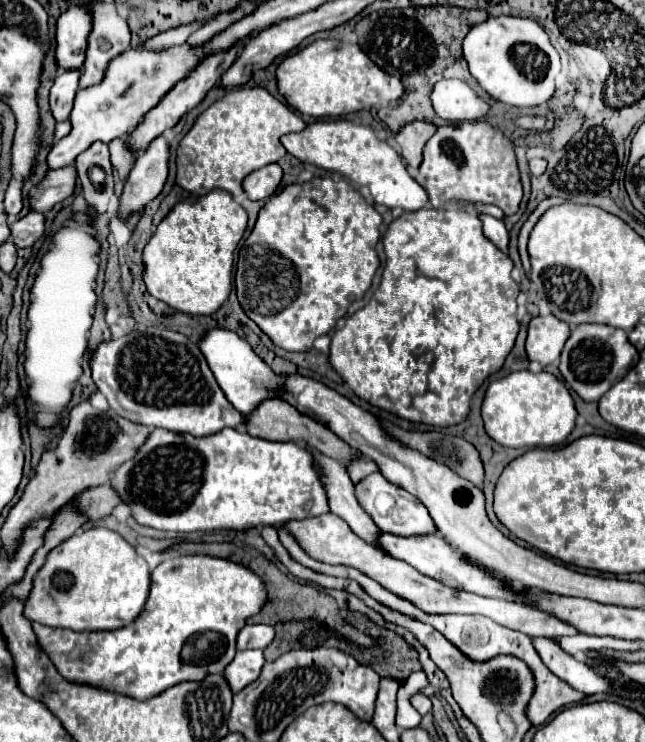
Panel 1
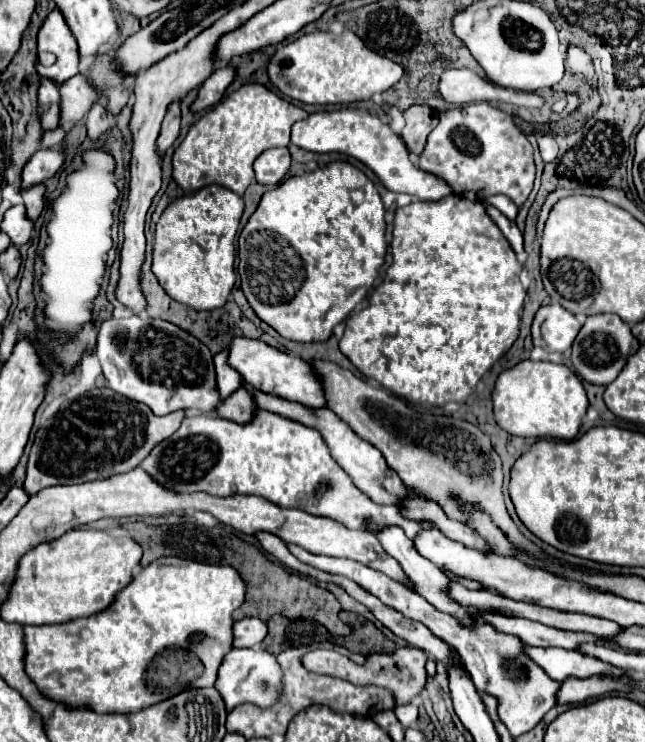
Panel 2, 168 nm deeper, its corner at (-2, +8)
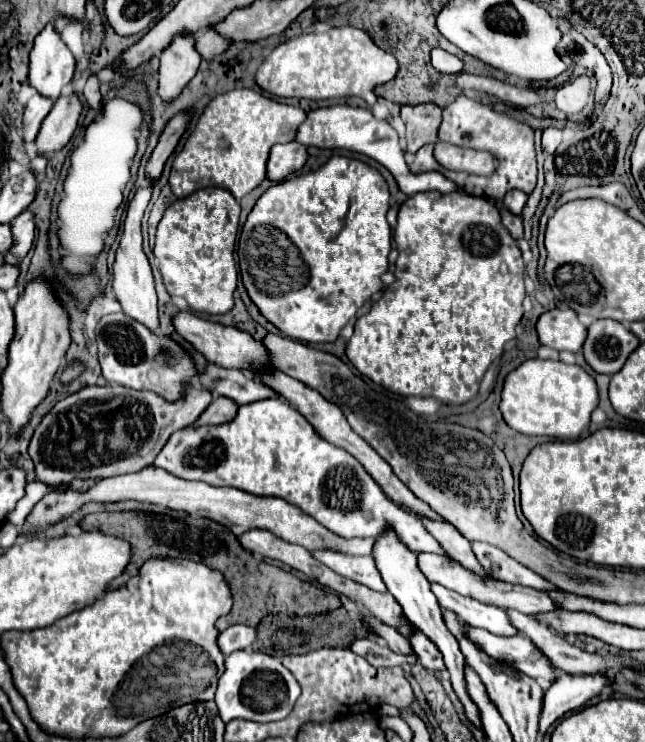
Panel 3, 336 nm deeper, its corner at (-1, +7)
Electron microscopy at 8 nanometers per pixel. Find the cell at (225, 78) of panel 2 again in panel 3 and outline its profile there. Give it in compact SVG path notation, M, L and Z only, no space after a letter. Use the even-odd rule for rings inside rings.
M183 110L183 112L175 114L175 116L167 122L163 134L159 136L159 144L157 144L157 148L155 148L153 154L151 154L151 160L149 160L149 166L147 166L147 178L157 180L157 178L161 176L161 170L163 170L165 160L171 156L171 152L175 150L179 138L181 138L183 132L187 130L187 120L189 120L189 116L191 116L191 114L189 114L187 110Z

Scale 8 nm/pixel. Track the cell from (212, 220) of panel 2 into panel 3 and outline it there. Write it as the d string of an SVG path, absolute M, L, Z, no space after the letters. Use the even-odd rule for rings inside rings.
M203 188L193 192L187 198L173 202L159 226L153 254L159 260L159 270L163 274L165 288L171 296L181 296L191 310L205 314L225 314L233 308L233 292L237 286L237 268L235 268L235 238L239 228L239 202L225 188Z

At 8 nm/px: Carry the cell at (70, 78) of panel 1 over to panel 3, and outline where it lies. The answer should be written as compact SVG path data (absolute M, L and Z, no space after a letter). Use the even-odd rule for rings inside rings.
M35 92L31 96L31 100L25 106L25 114L23 114L27 142L33 142L37 138L37 132L41 130L41 120L45 120L45 116L53 108L53 104L55 104L55 100L49 100L47 96L41 96L39 92Z

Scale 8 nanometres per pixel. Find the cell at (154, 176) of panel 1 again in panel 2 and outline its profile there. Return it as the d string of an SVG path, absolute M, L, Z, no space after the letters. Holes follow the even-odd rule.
M172 101L168 105L168 113L162 123L160 137L158 137L158 151L164 153L176 141L178 131L180 131L180 101Z

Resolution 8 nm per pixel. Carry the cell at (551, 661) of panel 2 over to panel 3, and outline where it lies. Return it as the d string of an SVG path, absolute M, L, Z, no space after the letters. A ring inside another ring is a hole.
M471 626L467 628L467 636L491 658L511 664L523 674L535 678L543 686L543 690L547 690L553 684L555 680L553 664L549 664L549 660L541 656L541 650L537 650L537 646L529 638L525 636L503 638L483 628L471 628Z

